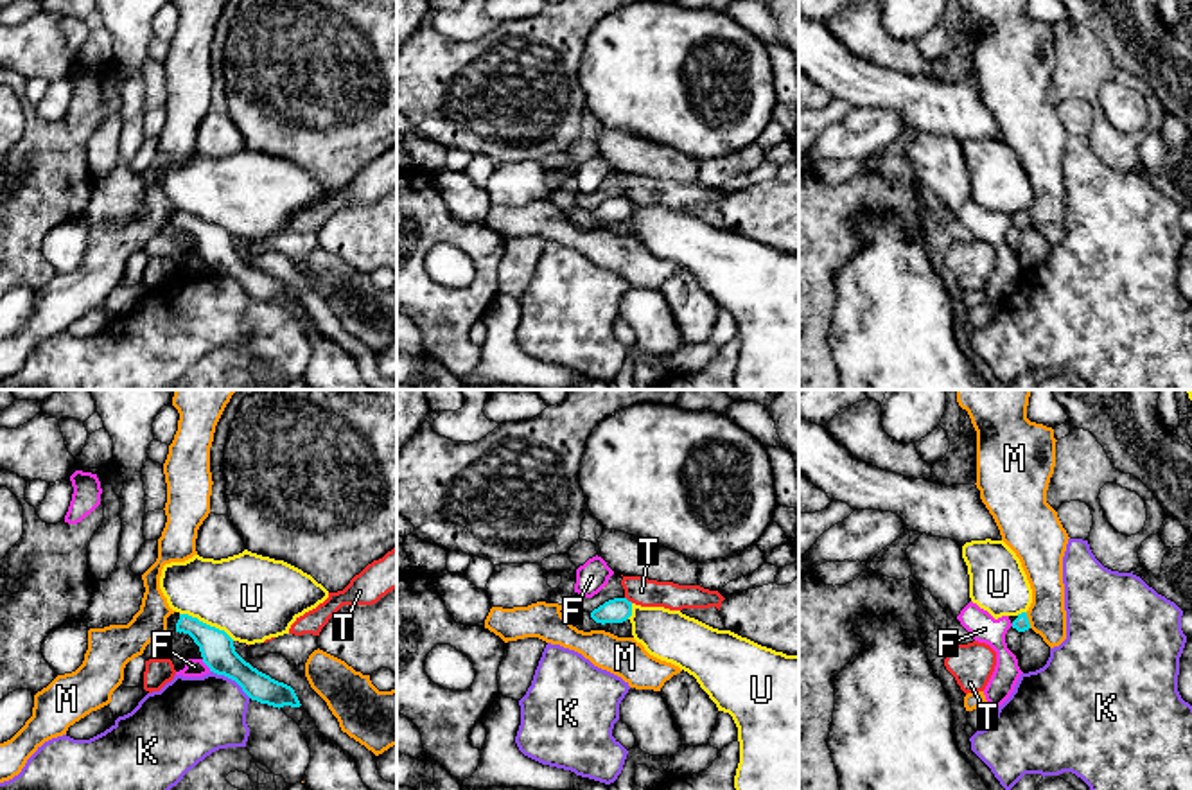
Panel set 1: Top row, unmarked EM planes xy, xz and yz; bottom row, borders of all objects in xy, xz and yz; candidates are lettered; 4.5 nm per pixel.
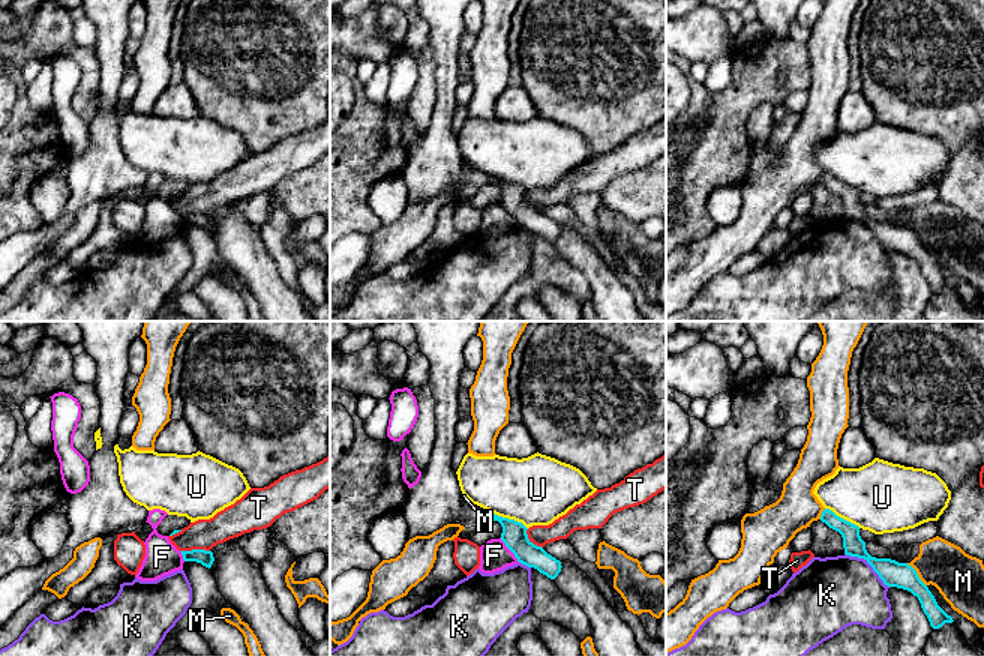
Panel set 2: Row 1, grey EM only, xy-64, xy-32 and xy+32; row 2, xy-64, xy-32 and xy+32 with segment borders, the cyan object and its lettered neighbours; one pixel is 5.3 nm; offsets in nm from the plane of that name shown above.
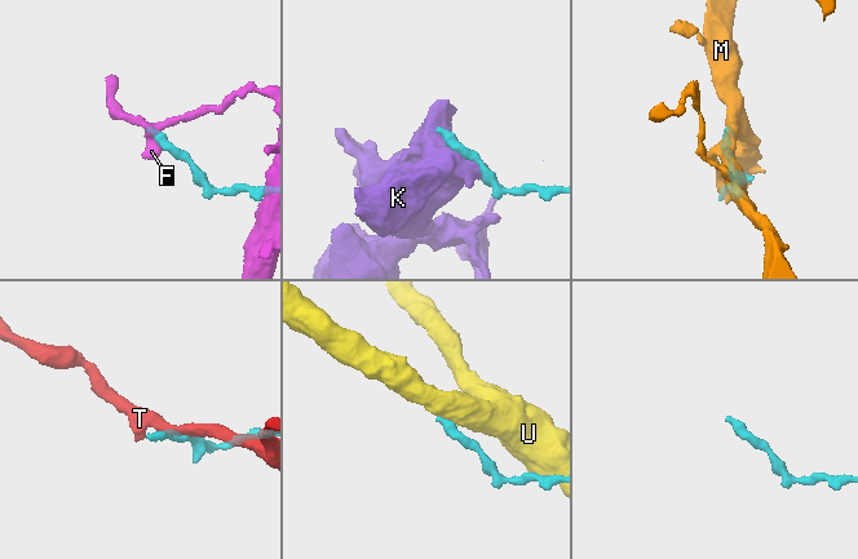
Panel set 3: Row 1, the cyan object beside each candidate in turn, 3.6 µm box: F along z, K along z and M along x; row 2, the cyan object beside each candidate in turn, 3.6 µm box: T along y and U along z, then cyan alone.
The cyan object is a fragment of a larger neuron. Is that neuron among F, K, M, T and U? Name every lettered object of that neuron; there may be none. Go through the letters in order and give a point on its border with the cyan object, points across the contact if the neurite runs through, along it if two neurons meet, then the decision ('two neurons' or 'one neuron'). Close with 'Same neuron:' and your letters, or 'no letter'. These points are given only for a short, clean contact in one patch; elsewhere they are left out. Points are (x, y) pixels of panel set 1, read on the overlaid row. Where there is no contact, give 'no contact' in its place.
F: meets cyan in xy at (205, 663); two neurons
K: meets cyan in xy at (230, 677); two neurons
M: meets cyan in yz at (1027, 620); two neurons
T: meets cyan in xz at (627, 600); border along xz (625, 596), (632, 602); two neurons
U: meets cyan in xy at (205, 623); border along xy (180, 613), (223, 629), (234, 640); two neurons
Same neuron: no letter

